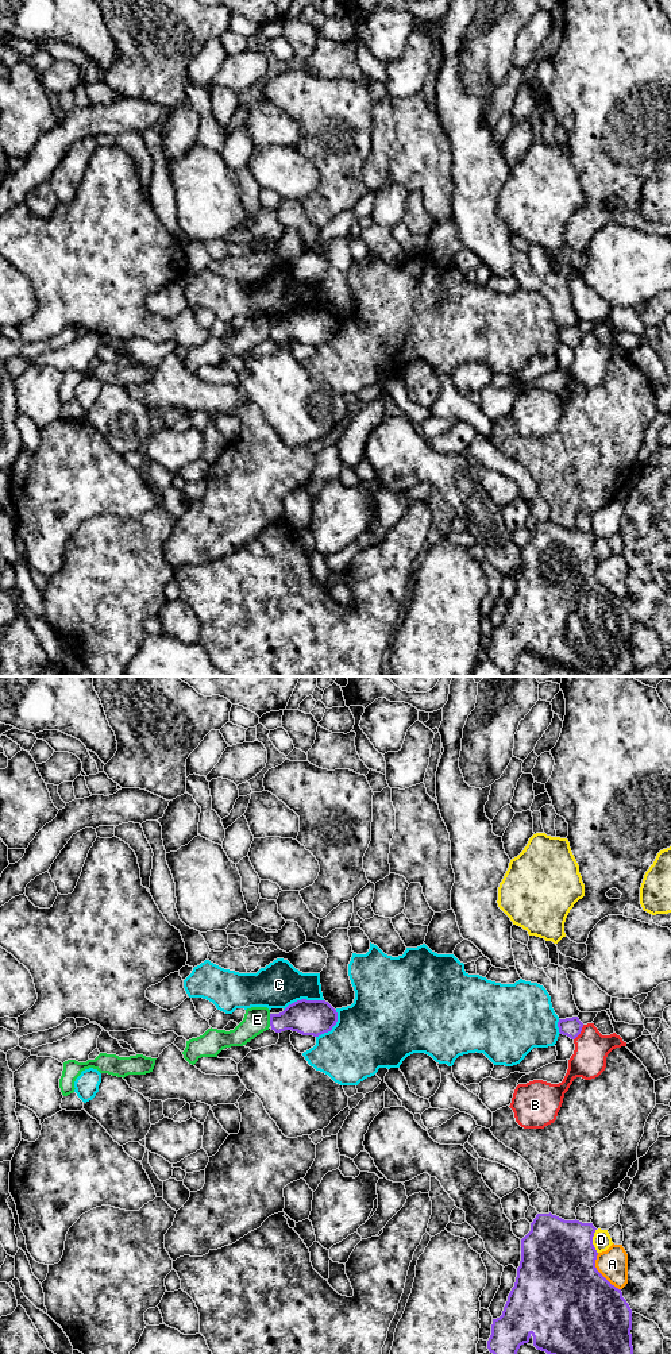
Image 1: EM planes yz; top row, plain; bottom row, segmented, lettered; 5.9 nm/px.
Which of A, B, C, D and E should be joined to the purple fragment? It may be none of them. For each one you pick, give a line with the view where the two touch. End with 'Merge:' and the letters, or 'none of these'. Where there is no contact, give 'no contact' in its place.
Merge: none of these

